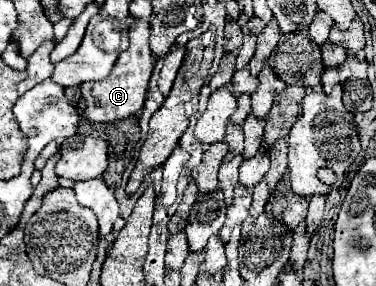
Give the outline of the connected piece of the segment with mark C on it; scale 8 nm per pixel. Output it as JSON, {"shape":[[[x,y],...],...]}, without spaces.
{"shape":[[[134,19],[130,23],[130,47],[120,53],[110,75],[102,81],[82,85],[82,97],[86,99],[86,111],[84,111],[86,119],[90,119],[92,123],[110,123],[114,119],[126,119],[130,115],[136,115],[142,109],[148,81],[156,65],[156,59],[148,47],[148,37],[150,37],[148,21]]]}

